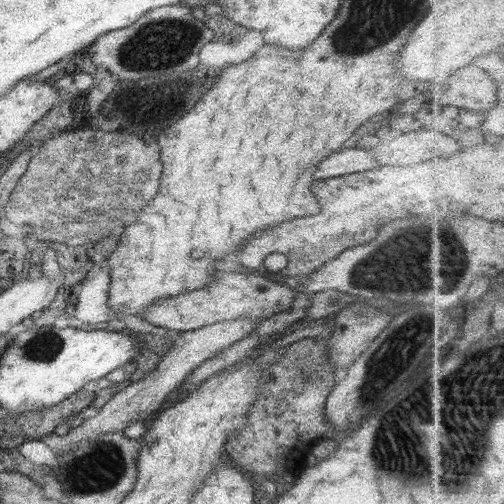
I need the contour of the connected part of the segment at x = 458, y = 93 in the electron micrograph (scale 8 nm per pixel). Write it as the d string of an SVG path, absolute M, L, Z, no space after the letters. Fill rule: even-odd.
M474 64L458 70L458 74L446 82L446 90L454 102L452 106L468 110L489 110L498 101L498 84L488 76L486 70Z

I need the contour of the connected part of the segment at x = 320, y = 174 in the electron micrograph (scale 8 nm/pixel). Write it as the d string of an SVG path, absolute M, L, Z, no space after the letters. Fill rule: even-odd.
M346 148L328 156L314 168L314 178L334 178L347 174L354 174L370 168L376 168L378 162L372 158L370 152L358 148Z

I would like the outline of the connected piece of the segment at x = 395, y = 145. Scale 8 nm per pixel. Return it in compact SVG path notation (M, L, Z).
M408 132L402 134L400 138L394 138L384 144L378 144L370 148L374 152L374 158L380 160L382 164L392 164L392 162L402 162L402 164L416 164L424 162L428 158L446 158L452 156L460 150L460 144L456 138L448 134L434 134L434 132Z

